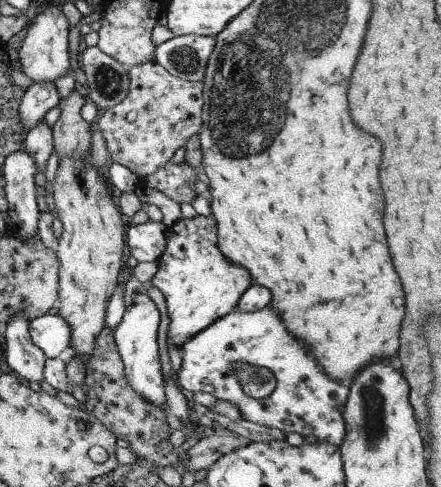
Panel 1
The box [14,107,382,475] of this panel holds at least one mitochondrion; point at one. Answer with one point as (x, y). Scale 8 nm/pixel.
(252, 371)

